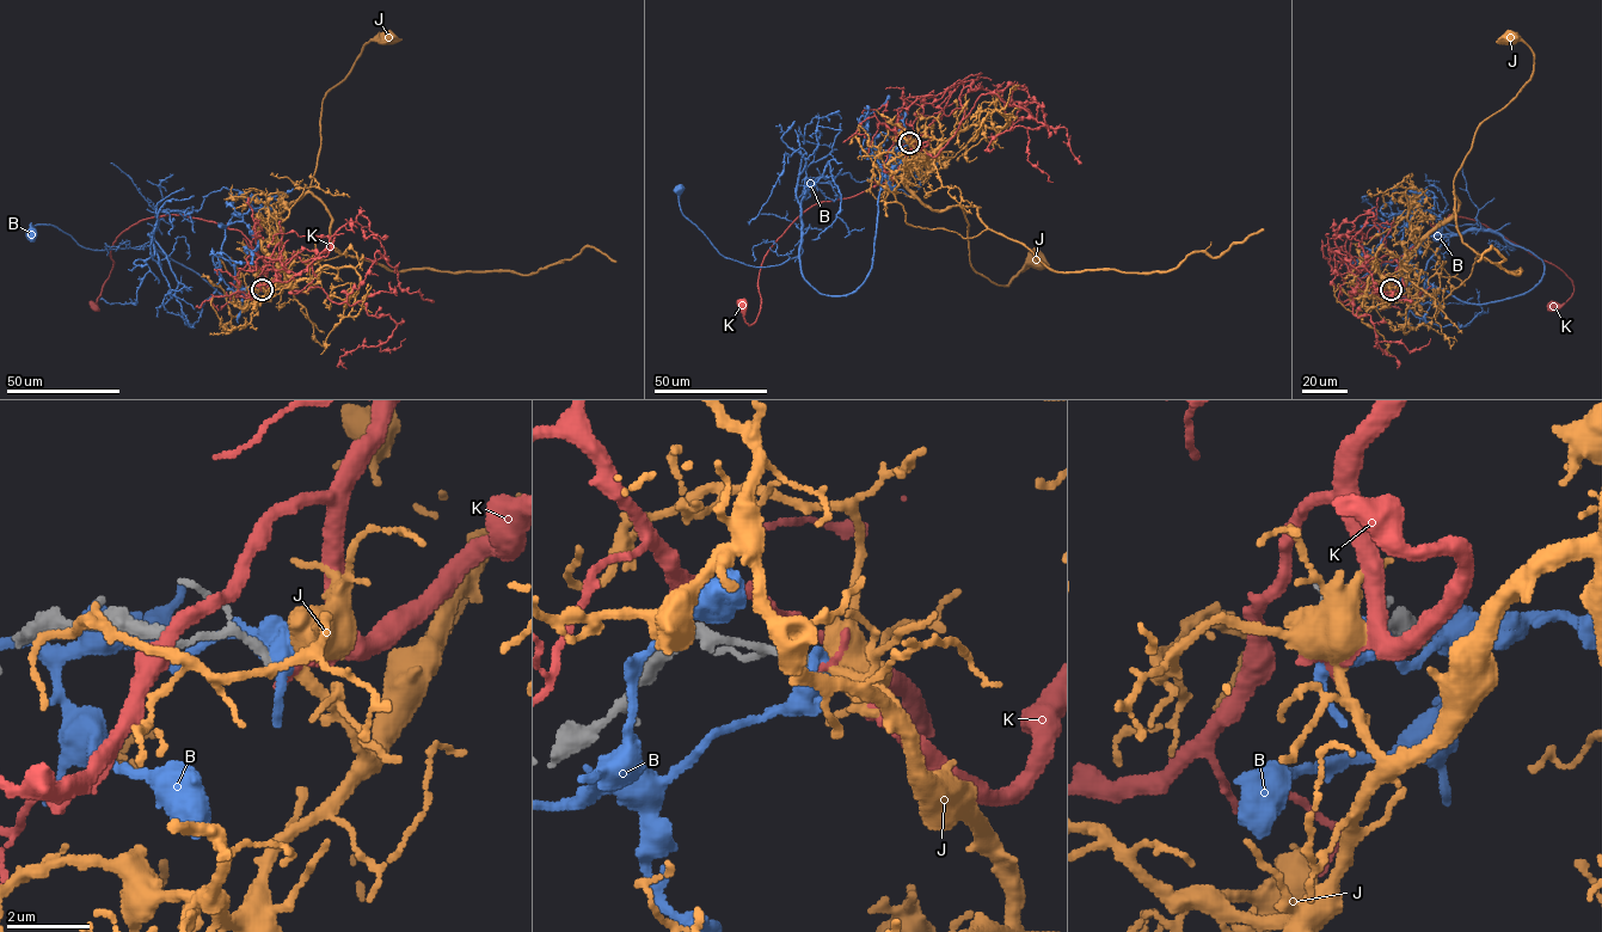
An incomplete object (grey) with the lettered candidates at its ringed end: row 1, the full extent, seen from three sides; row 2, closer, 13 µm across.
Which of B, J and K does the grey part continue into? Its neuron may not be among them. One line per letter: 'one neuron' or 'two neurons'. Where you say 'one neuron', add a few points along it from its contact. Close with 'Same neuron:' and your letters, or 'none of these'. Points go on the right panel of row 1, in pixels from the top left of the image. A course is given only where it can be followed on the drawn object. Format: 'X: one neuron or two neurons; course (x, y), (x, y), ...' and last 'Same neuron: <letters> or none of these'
B: two neurons
J: one neuron; course (1392, 289), (1406, 280), (1416, 246), (1458, 209), (1454, 177), (1477, 128), (1530, 78), (1532, 49), (1510, 38)
K: two neurons
Same neuron: J

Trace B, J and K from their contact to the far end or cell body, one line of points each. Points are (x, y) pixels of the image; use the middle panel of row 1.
B: (908, 142), (860, 151), (882, 179), (872, 264), (845, 295), (820, 293), (797, 257), (723, 256), (679, 189)
J: (909, 143), (924, 158), (909, 167), (906, 185), (932, 209), (963, 209), (977, 273), (1006, 286), (1038, 262)
K: (908, 143), (913, 149), (888, 181), (808, 208), (780, 237), (761, 265), (759, 313), (750, 325), (741, 304)

